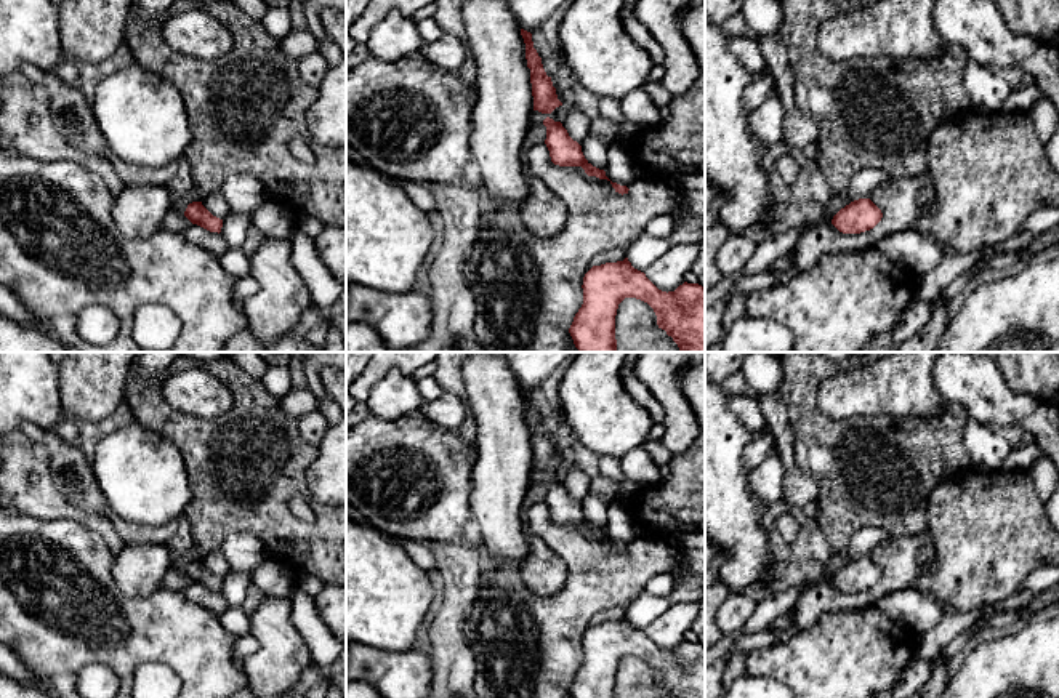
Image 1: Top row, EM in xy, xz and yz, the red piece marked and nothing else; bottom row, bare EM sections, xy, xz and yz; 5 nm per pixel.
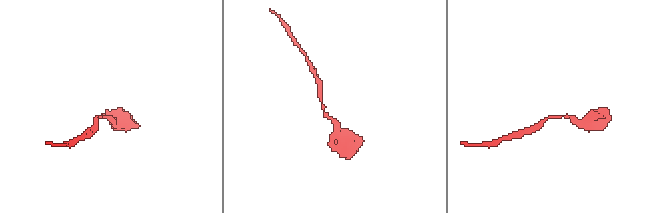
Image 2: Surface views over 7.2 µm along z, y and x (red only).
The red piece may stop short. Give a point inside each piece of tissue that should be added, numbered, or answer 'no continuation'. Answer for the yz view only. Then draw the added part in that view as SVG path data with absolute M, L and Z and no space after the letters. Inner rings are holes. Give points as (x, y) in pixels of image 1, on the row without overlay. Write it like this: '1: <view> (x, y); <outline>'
no continuation

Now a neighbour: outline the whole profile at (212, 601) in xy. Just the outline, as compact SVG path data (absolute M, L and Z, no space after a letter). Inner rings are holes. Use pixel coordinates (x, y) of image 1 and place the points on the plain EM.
M191 583L183 594L186 599L195 605L200 605L211 612L213 615L219 616L226 608L228 604L221 592L218 591L210 591L197 583Z

